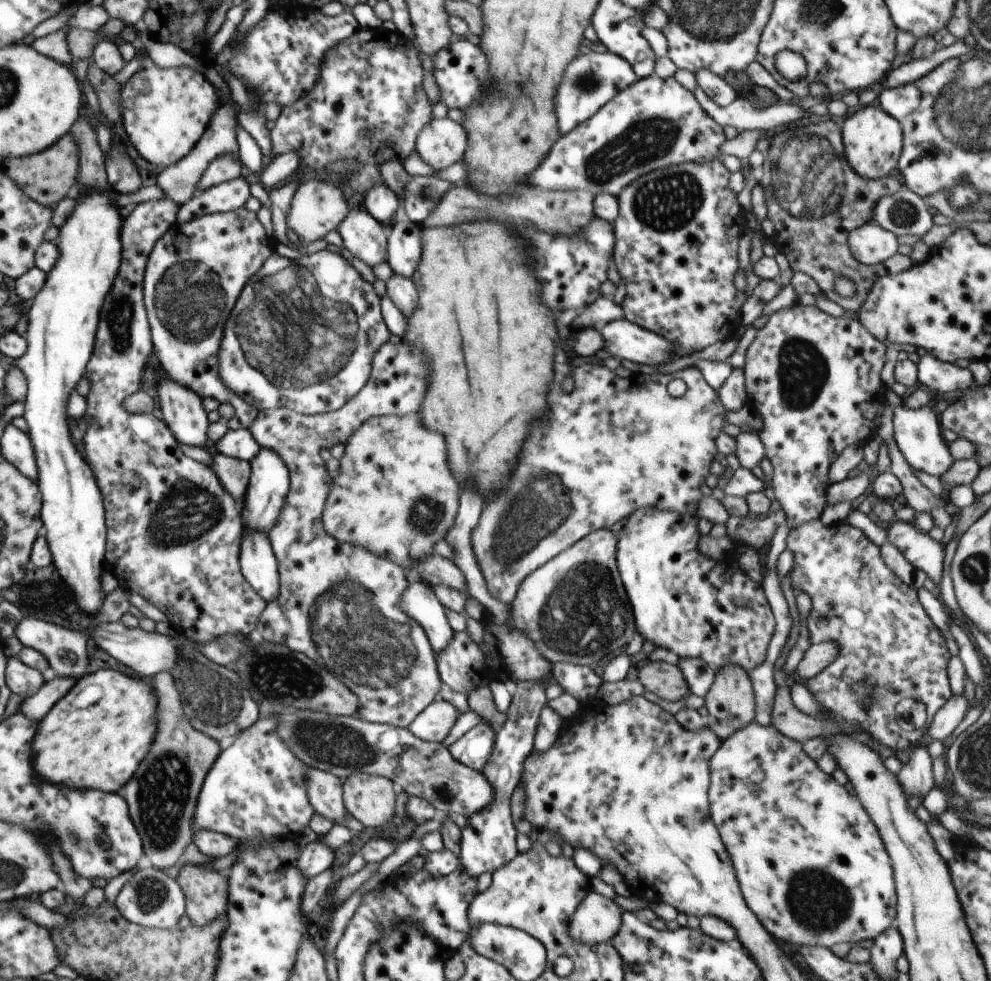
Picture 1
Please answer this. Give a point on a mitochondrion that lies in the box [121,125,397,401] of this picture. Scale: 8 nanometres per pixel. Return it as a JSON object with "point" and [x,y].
{"point":[296,330]}

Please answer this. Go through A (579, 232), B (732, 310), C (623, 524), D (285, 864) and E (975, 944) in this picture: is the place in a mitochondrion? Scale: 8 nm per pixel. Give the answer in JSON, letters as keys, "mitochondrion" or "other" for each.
{"A":"other","B":"other","C":"other","D":"other","E":"other"}

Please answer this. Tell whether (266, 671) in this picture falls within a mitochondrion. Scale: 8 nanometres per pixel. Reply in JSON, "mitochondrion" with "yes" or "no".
{"mitochondrion":"yes"}

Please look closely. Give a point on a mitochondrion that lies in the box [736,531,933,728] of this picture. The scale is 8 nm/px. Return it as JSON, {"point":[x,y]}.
{"point":[863,689]}

